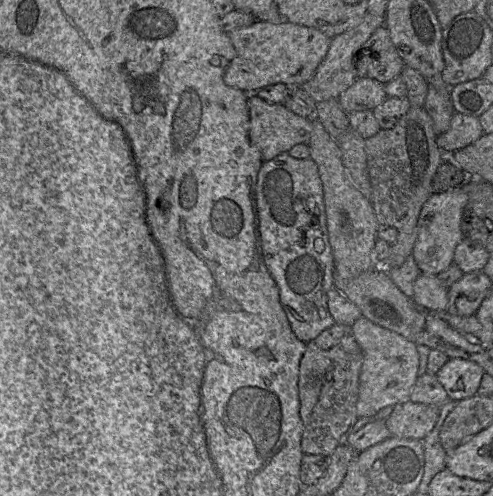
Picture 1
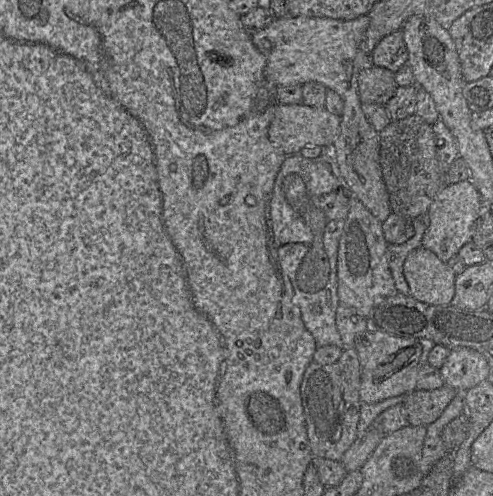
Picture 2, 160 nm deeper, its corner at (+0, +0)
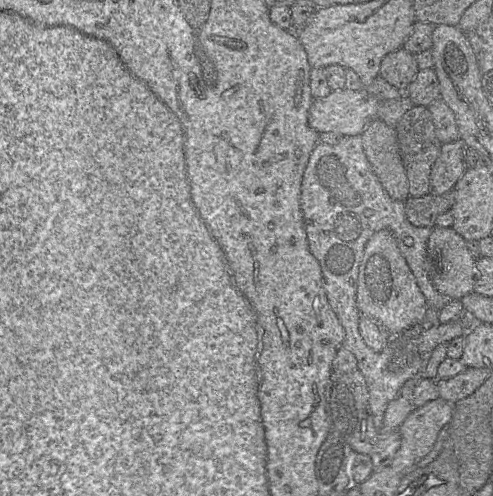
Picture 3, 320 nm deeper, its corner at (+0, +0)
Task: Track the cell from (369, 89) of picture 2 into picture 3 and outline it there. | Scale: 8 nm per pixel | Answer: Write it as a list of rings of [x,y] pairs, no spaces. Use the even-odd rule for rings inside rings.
[[[400,48],[381,60],[379,76],[399,91],[405,92],[418,71],[414,55]]]

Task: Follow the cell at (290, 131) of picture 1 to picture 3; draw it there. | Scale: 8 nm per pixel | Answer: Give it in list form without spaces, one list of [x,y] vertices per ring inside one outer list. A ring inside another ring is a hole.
[[[344,88],[314,99],[308,113],[308,124],[318,133],[333,132],[342,136],[357,136],[361,135],[367,125],[375,119],[380,119],[395,129],[403,114],[413,106],[404,92],[400,98],[380,100],[367,93],[365,89],[352,91]]]

